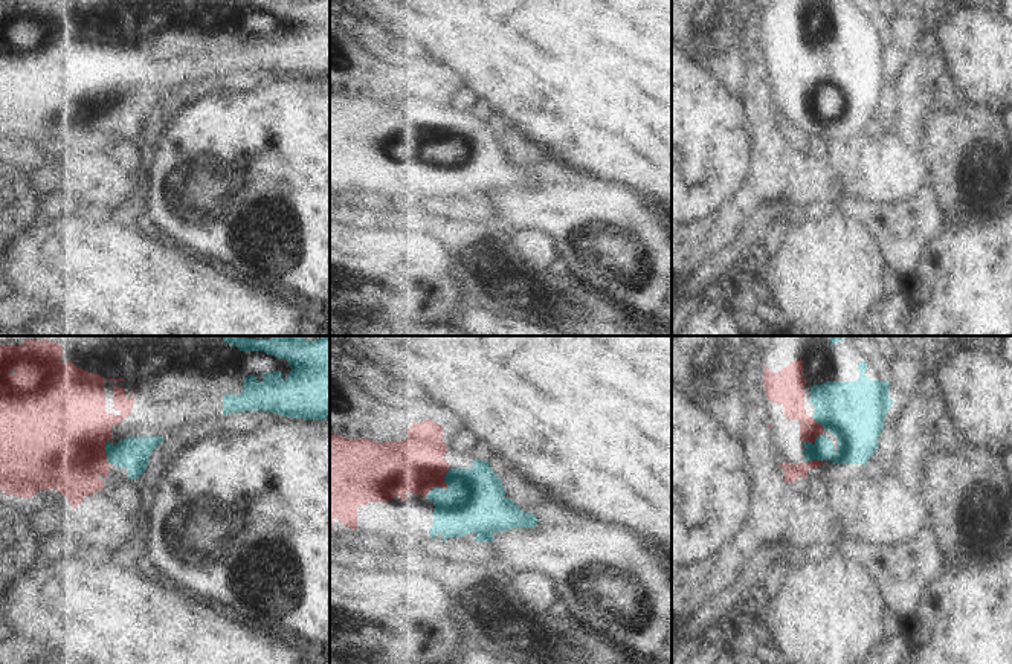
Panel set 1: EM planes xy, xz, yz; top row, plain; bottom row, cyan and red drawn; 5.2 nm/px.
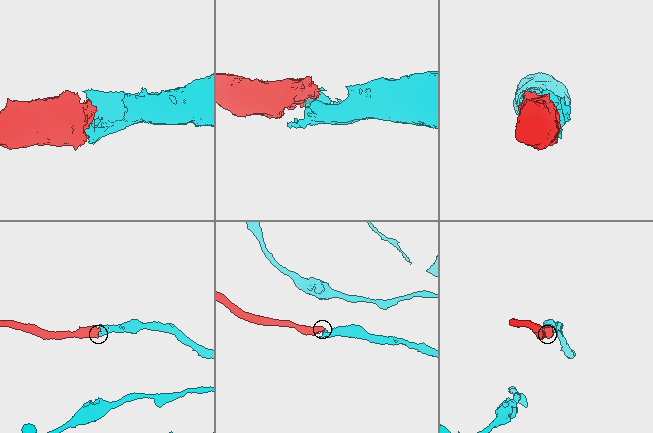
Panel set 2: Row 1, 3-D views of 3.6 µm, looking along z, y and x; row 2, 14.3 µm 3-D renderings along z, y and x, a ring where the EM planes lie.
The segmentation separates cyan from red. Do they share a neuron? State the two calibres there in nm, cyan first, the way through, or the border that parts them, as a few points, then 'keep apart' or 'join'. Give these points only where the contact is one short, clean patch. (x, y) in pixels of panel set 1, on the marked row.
280 nm thick on the cyan side, 280 nm on the other; runs through xz (481, 507), (463, 489), (444, 489), (415, 464); join

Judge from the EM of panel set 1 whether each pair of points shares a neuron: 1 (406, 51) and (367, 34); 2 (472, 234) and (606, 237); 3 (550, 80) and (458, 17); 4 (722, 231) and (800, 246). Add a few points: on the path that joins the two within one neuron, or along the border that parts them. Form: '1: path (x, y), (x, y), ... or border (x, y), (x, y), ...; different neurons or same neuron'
1: path (397, 51), (376, 41); same neuron
2: border (501, 223), (516, 232); different neurons
3: path (527, 57), (487, 17), (481, 17); same neuron
4: border (762, 226), (759, 243), (739, 267); different neurons

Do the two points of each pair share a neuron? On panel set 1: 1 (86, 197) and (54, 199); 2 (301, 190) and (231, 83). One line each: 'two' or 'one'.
1: one
2: two

